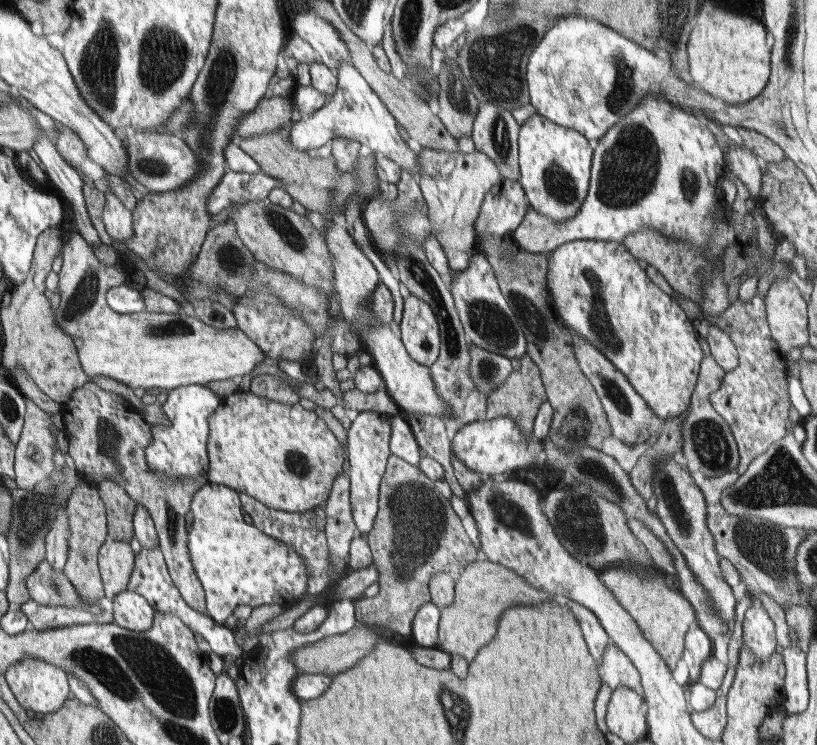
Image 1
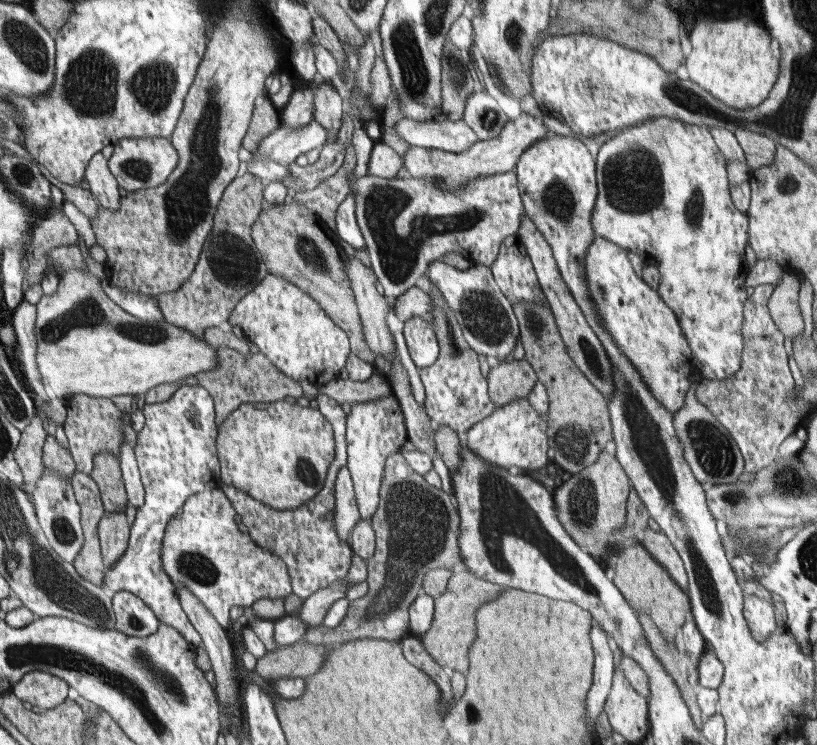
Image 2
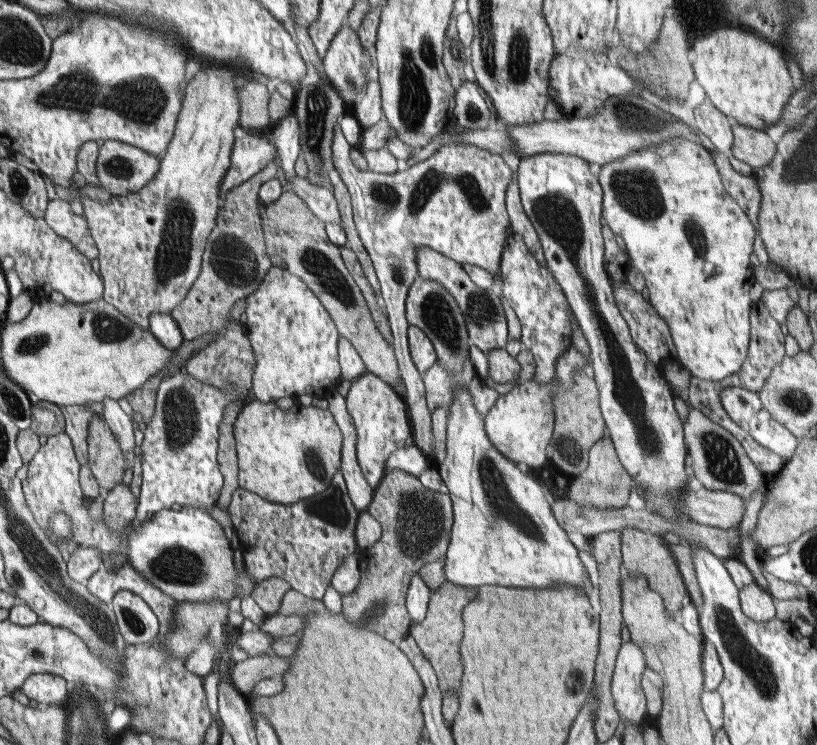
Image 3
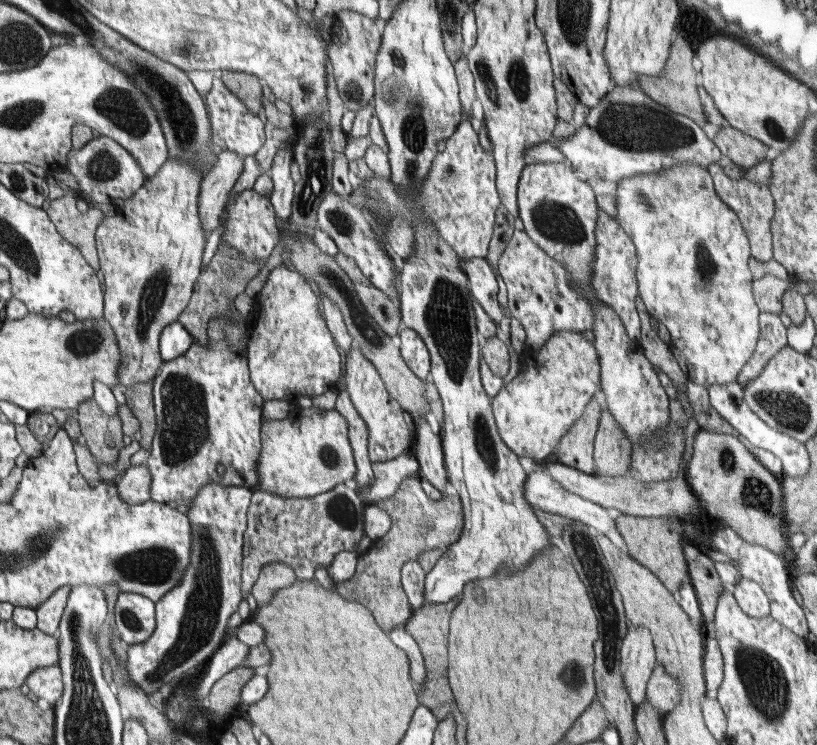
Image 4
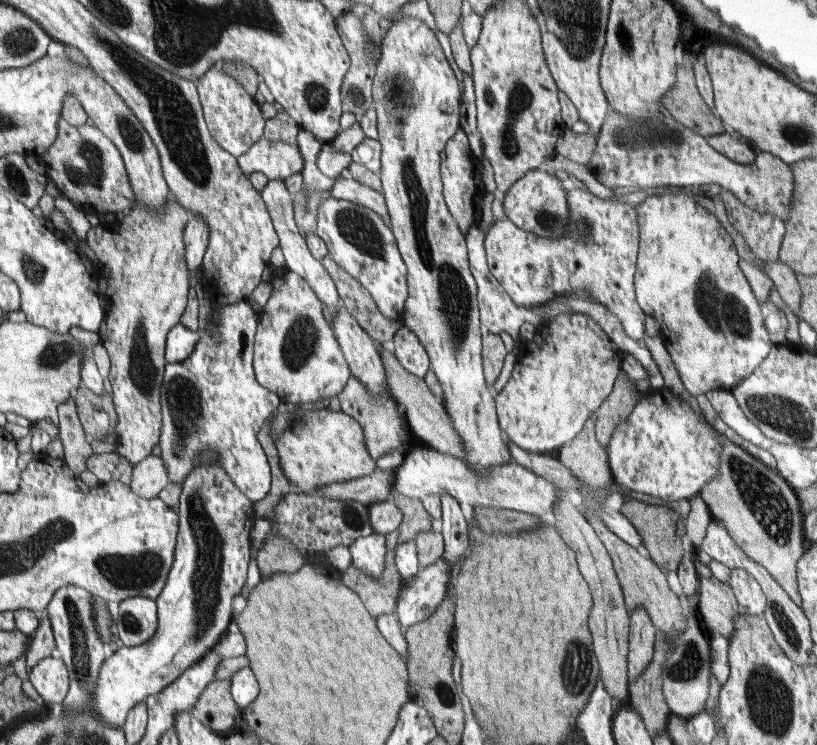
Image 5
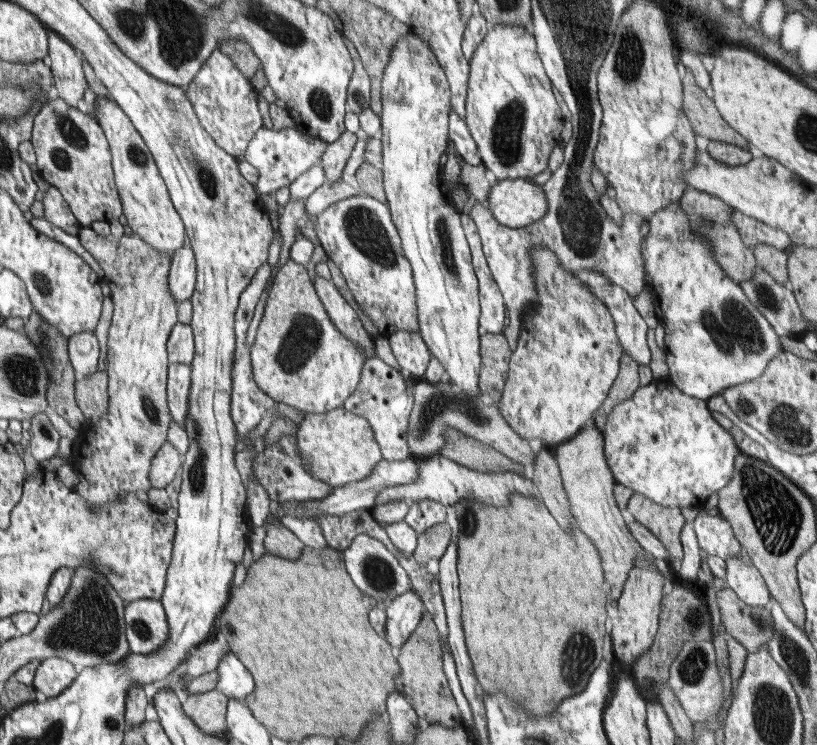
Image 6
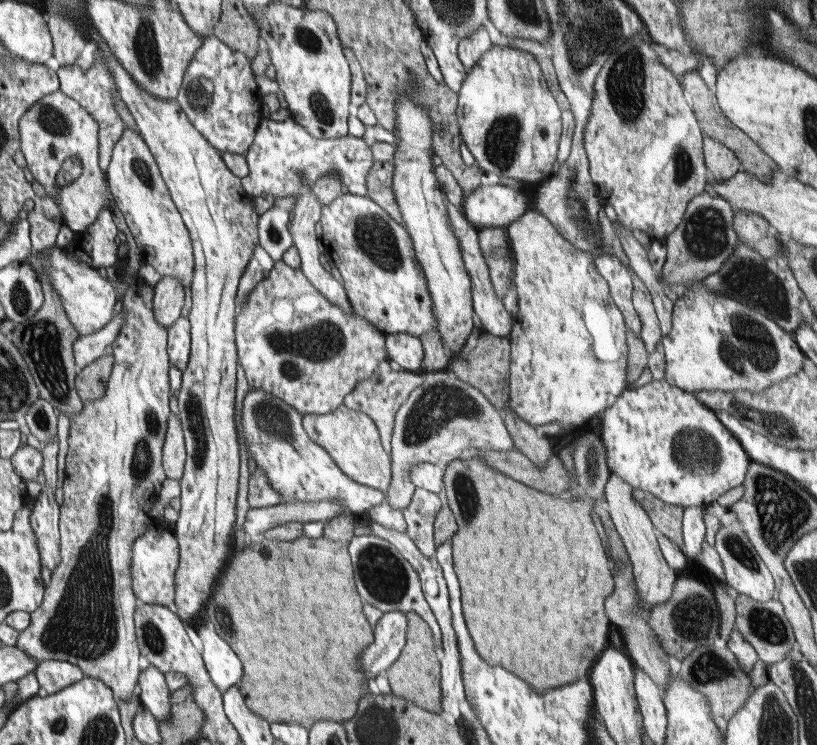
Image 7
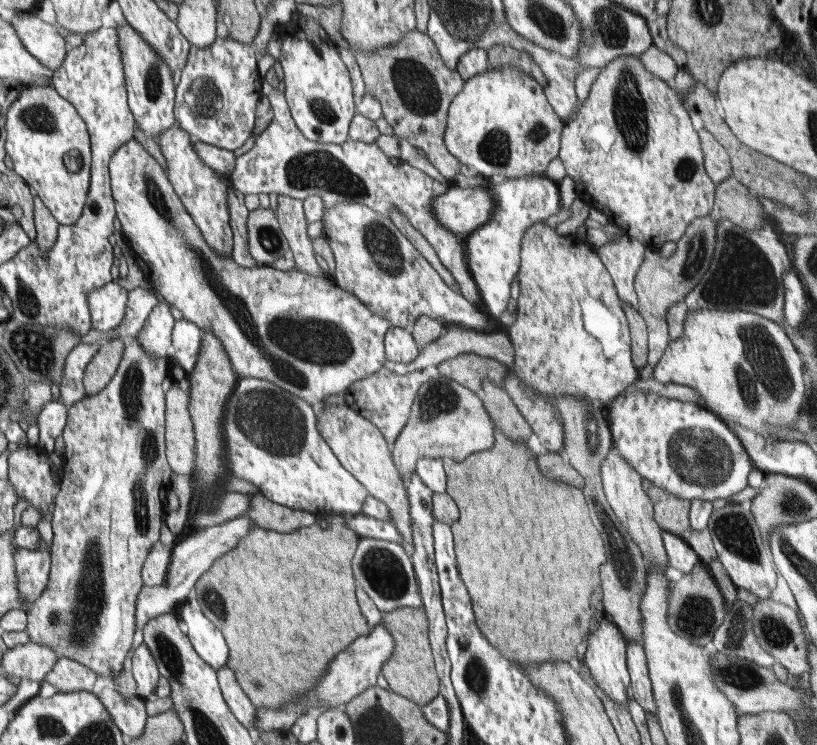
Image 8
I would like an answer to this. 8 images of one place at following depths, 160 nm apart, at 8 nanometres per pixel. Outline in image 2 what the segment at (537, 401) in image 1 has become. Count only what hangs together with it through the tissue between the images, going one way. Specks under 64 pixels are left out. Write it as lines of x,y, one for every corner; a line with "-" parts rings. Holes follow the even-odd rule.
525,359
513,362
502,360
496,368
490,369
487,377
489,395
496,407
504,406
514,399
527,398
536,381
538,381
536,371

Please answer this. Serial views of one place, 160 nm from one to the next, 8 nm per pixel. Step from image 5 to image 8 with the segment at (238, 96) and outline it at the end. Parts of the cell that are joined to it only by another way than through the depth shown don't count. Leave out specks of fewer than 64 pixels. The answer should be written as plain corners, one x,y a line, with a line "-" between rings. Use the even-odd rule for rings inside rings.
218,36
207,48
192,46
182,76
175,86
173,113
179,128
187,131
191,138
206,144
234,151
240,148
254,131
256,104
262,97
262,77
258,73
258,56
253,45
223,39

